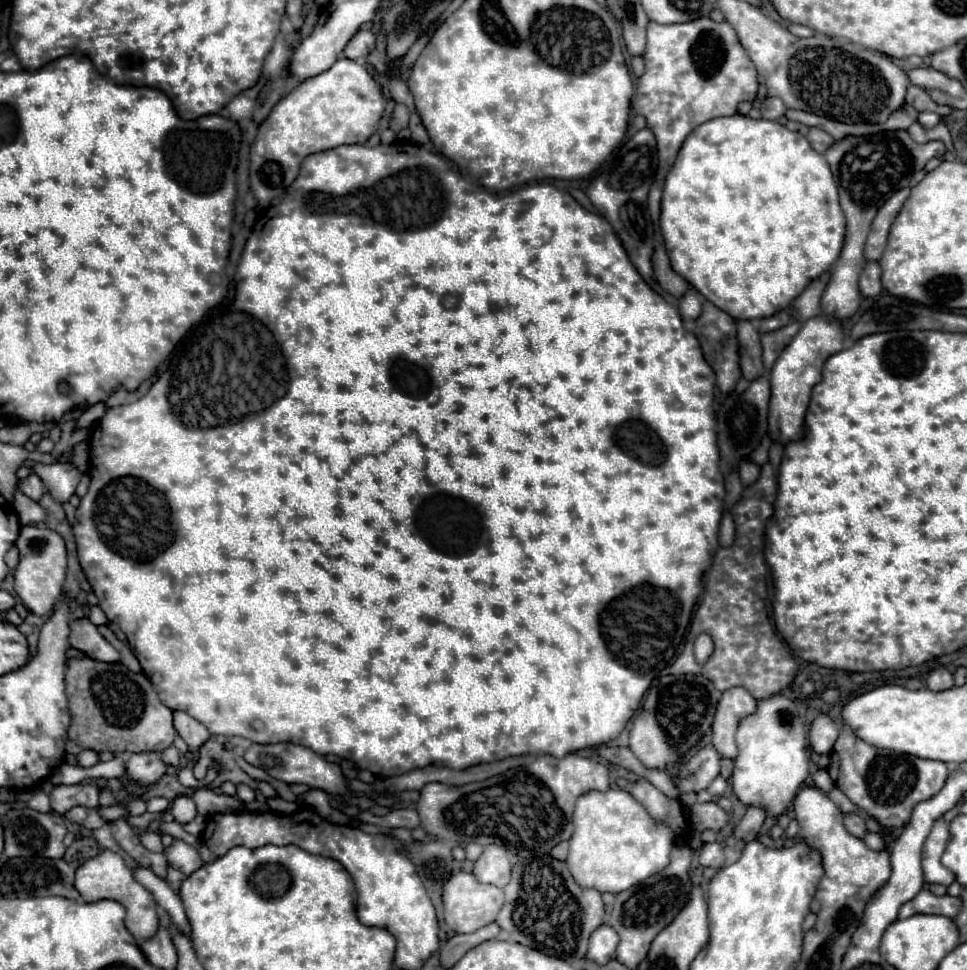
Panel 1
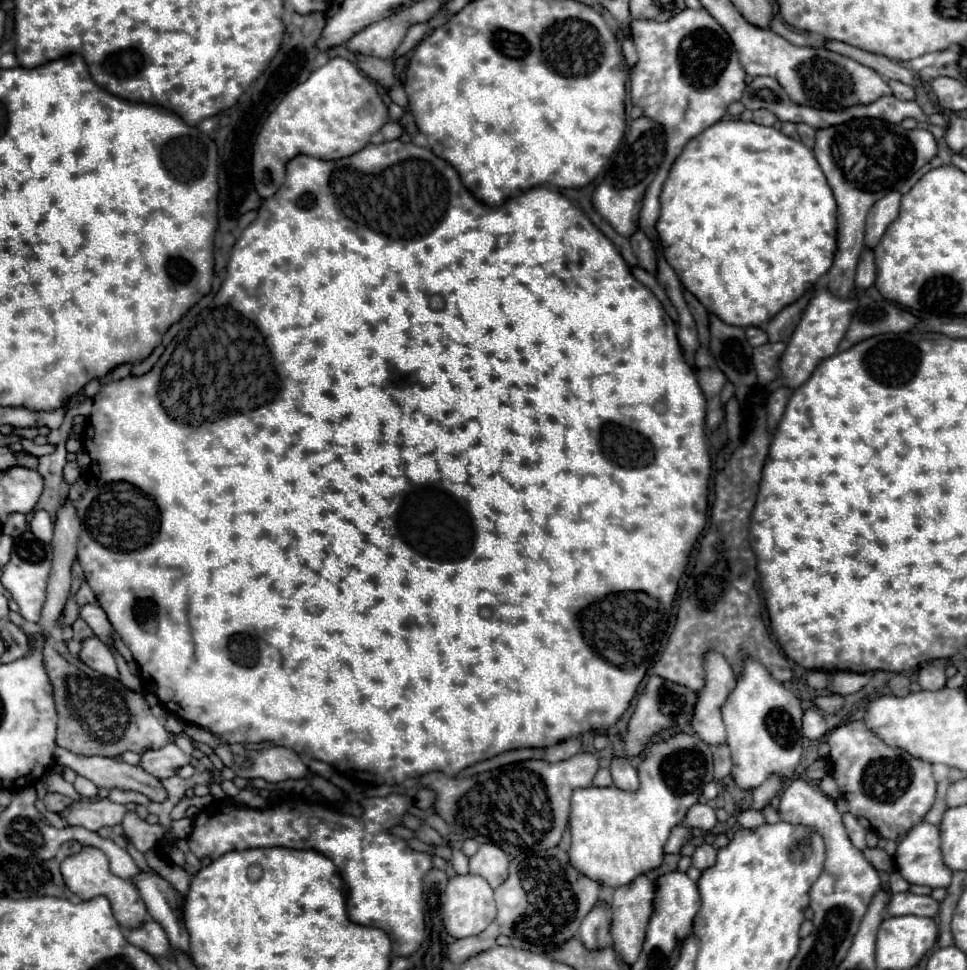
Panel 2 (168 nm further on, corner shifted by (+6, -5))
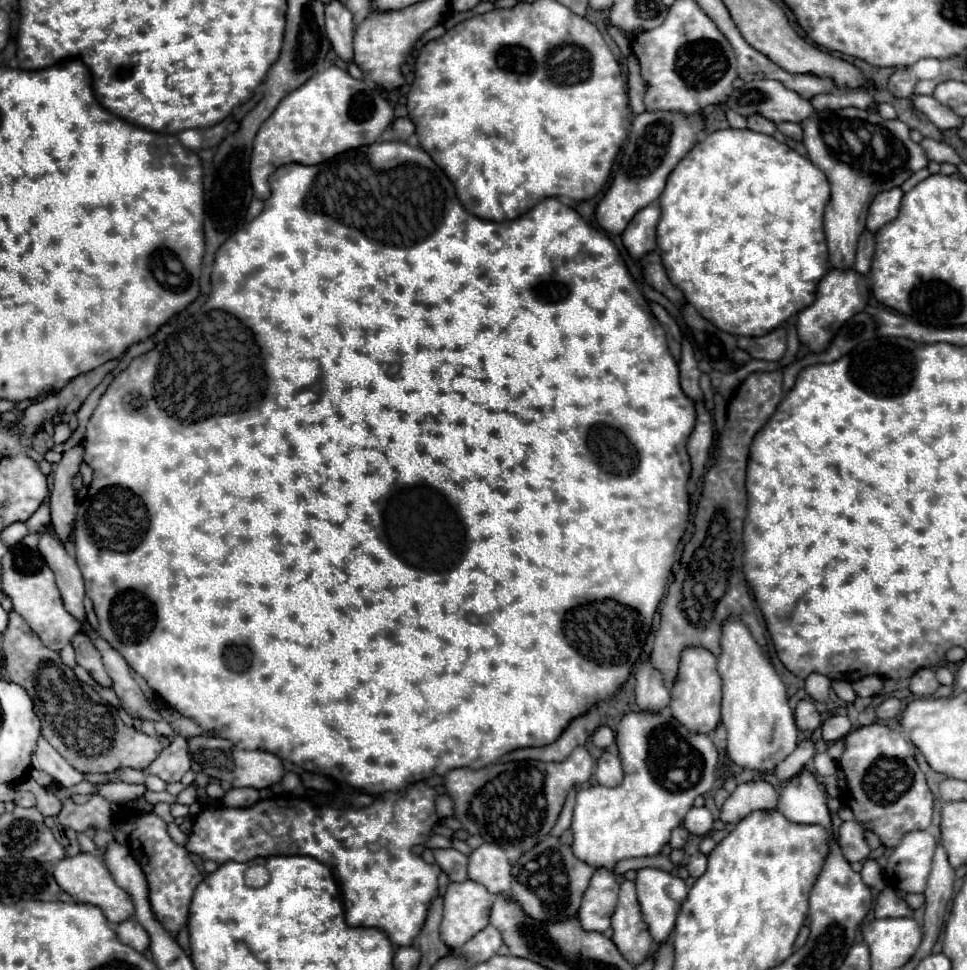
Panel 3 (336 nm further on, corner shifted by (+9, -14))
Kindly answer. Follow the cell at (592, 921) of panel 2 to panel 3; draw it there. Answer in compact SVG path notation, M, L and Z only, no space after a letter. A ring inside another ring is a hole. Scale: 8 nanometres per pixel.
M597 868L581 900L579 922L589 932L605 932L611 926L619 884L611 870Z

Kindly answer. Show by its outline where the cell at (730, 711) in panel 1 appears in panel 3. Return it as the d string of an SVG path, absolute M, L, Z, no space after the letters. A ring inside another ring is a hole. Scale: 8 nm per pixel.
M687 646L681 652L679 672L671 686L671 714L689 728L689 732L713 732L721 720L721 678L717 674L717 658L701 646Z

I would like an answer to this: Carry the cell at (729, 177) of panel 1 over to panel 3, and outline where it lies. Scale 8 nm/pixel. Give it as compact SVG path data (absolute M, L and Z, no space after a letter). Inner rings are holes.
M727 128L717 130L713 134L707 134L701 142L693 146L693 150L673 168L673 172L667 178L667 186L659 198L661 206L661 218L657 224L657 248L661 250L663 266L667 270L669 280L683 292L689 304L695 306L695 310L709 322L713 322L719 330L735 334L735 336L765 336L767 332L779 328L789 318L797 316L801 308L807 308L815 300L817 284L829 270L829 254L825 244L825 232L823 232L823 210L829 200L829 180L827 176L805 156L791 150L787 144L777 142L773 136L753 132L747 129Z

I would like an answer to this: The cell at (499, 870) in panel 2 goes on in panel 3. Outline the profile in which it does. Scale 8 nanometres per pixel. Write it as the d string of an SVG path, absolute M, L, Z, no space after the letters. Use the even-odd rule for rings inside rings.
M481 844L469 856L469 878L483 884L491 894L511 890L511 864L503 848L495 844Z

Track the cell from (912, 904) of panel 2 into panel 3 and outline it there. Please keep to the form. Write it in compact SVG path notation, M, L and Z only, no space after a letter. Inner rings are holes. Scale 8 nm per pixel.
M885 888L877 900L875 900L875 918L899 918L899 916L911 916L913 910L907 906L905 900L897 898L897 894L891 888Z

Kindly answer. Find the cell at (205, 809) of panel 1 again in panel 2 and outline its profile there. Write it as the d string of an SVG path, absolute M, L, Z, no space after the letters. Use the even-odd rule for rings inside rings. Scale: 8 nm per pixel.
M58 747L56 749L56 763L62 765L62 767L68 767L68 769L74 769L78 775L90 779L94 785L98 787L106 787L108 791L112 789L122 789L122 791L138 791L142 795L146 795L150 801L156 801L156 803L162 803L166 801L168 793L166 789L162 787L160 779L152 777L150 773L146 773L144 769L136 767L136 765L128 765L128 763L122 763L118 759L106 759L106 757L82 757L82 755L74 755L72 751L68 749L62 749Z

